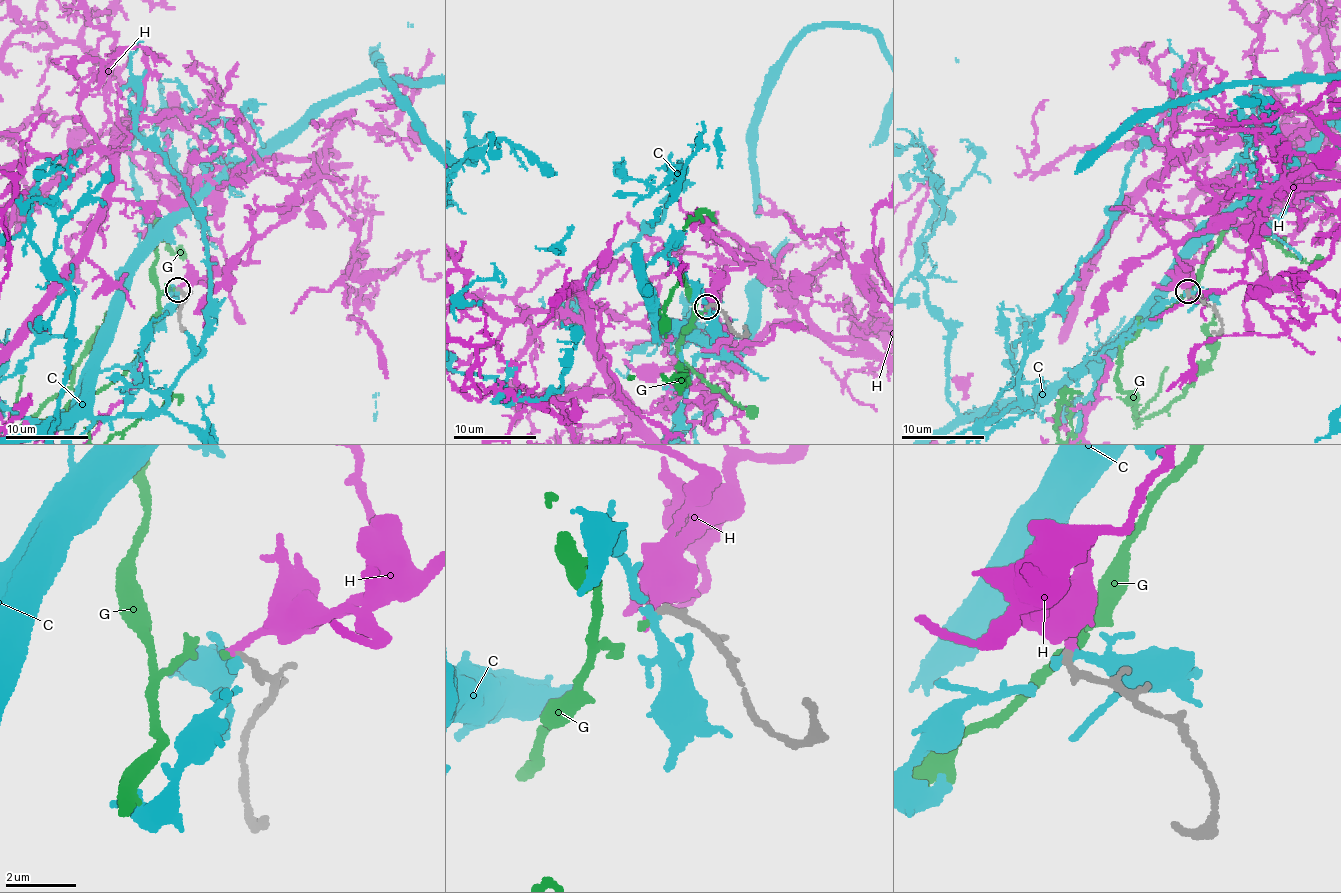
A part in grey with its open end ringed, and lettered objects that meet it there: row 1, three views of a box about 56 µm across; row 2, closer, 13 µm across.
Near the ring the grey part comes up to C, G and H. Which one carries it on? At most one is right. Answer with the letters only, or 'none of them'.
G

